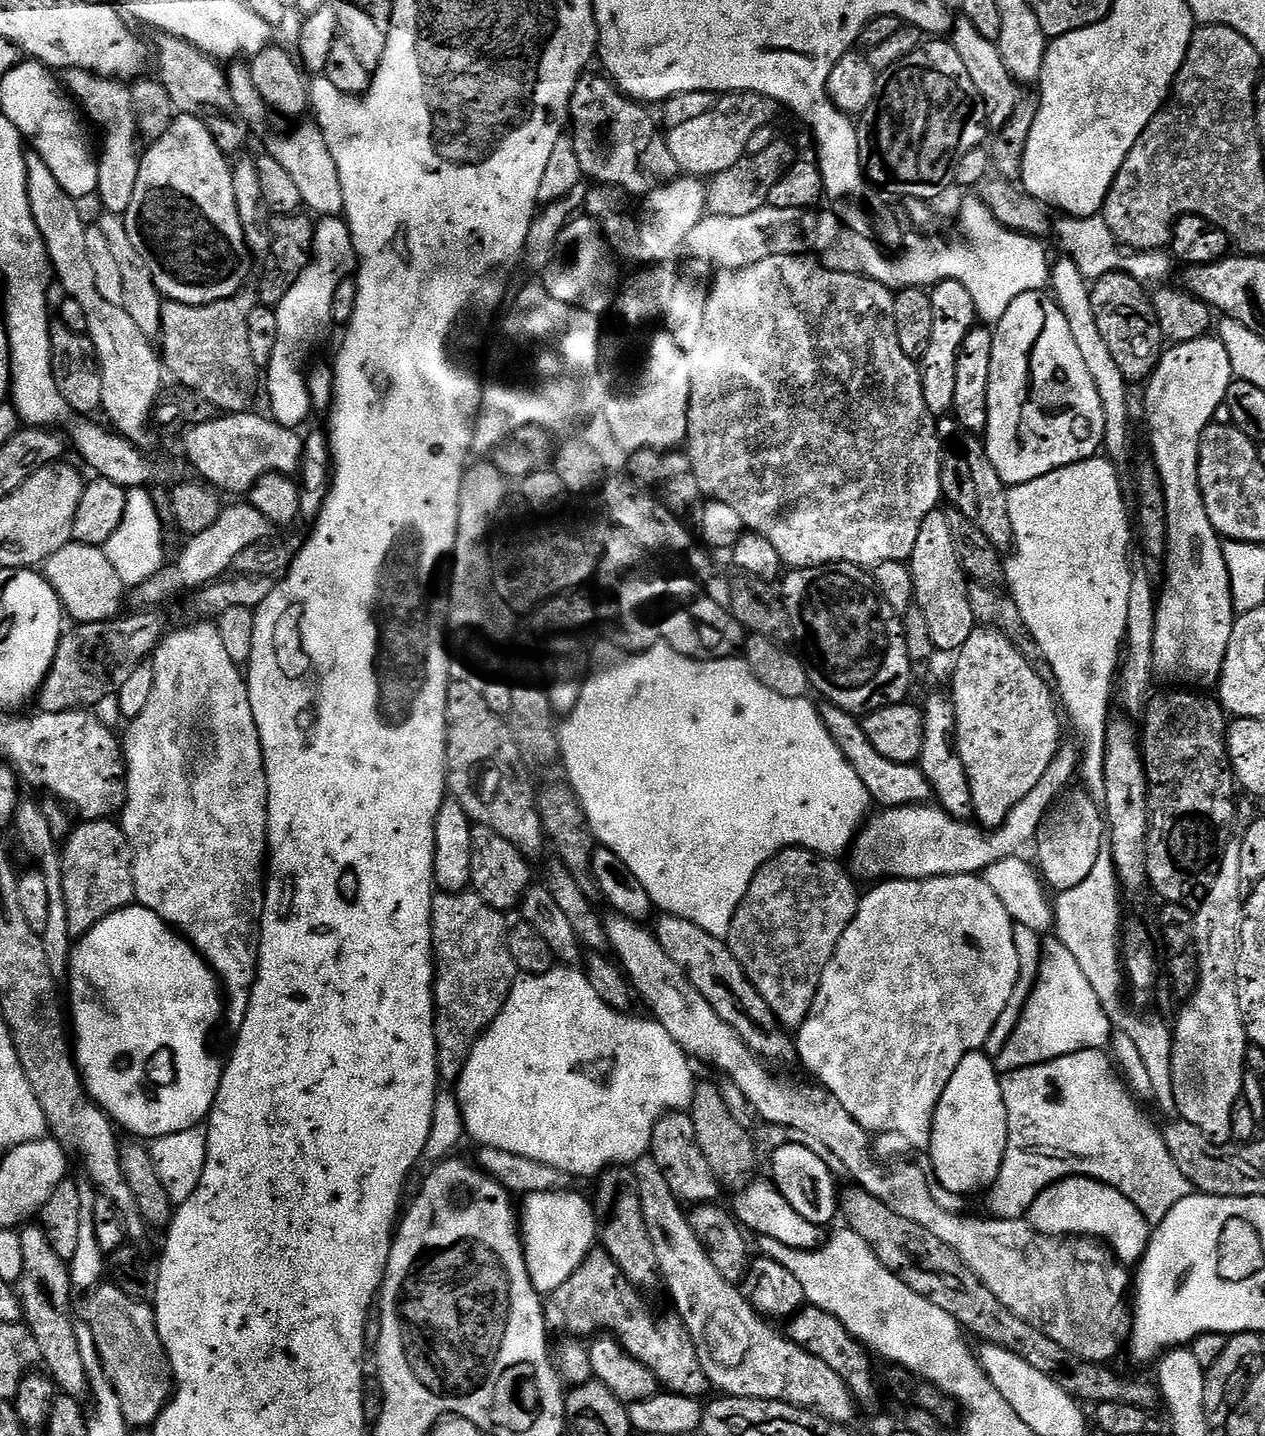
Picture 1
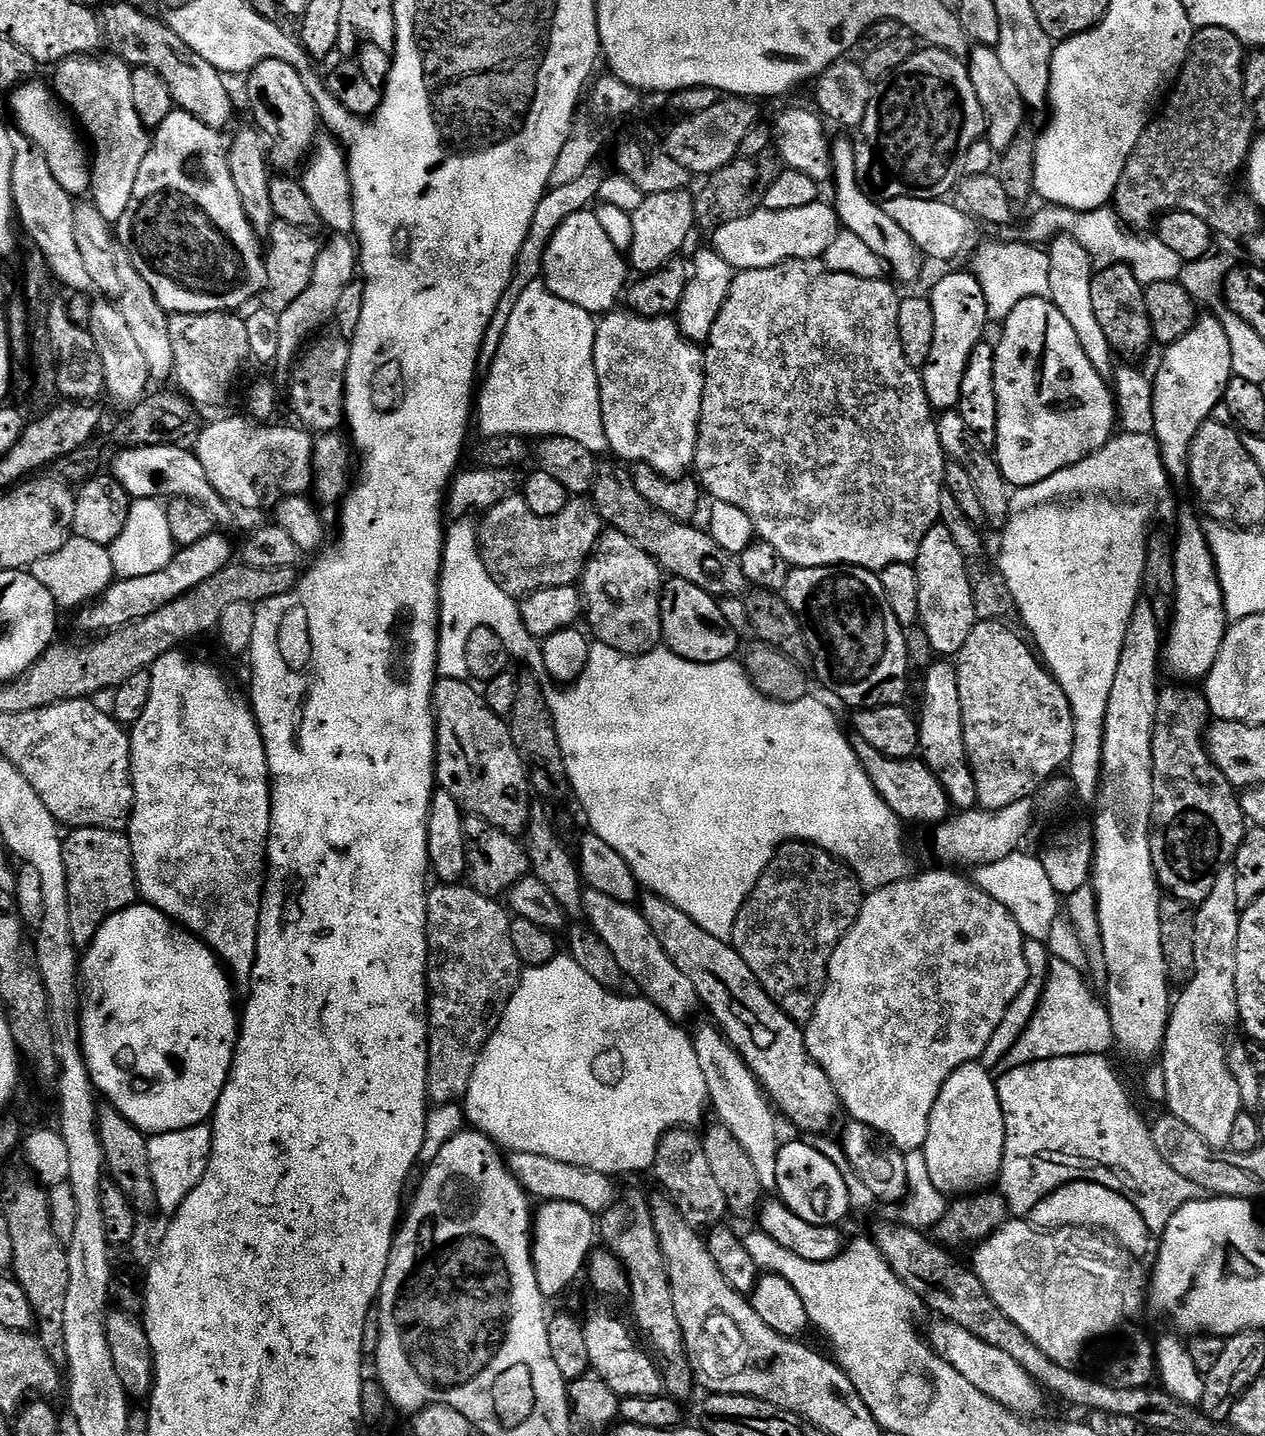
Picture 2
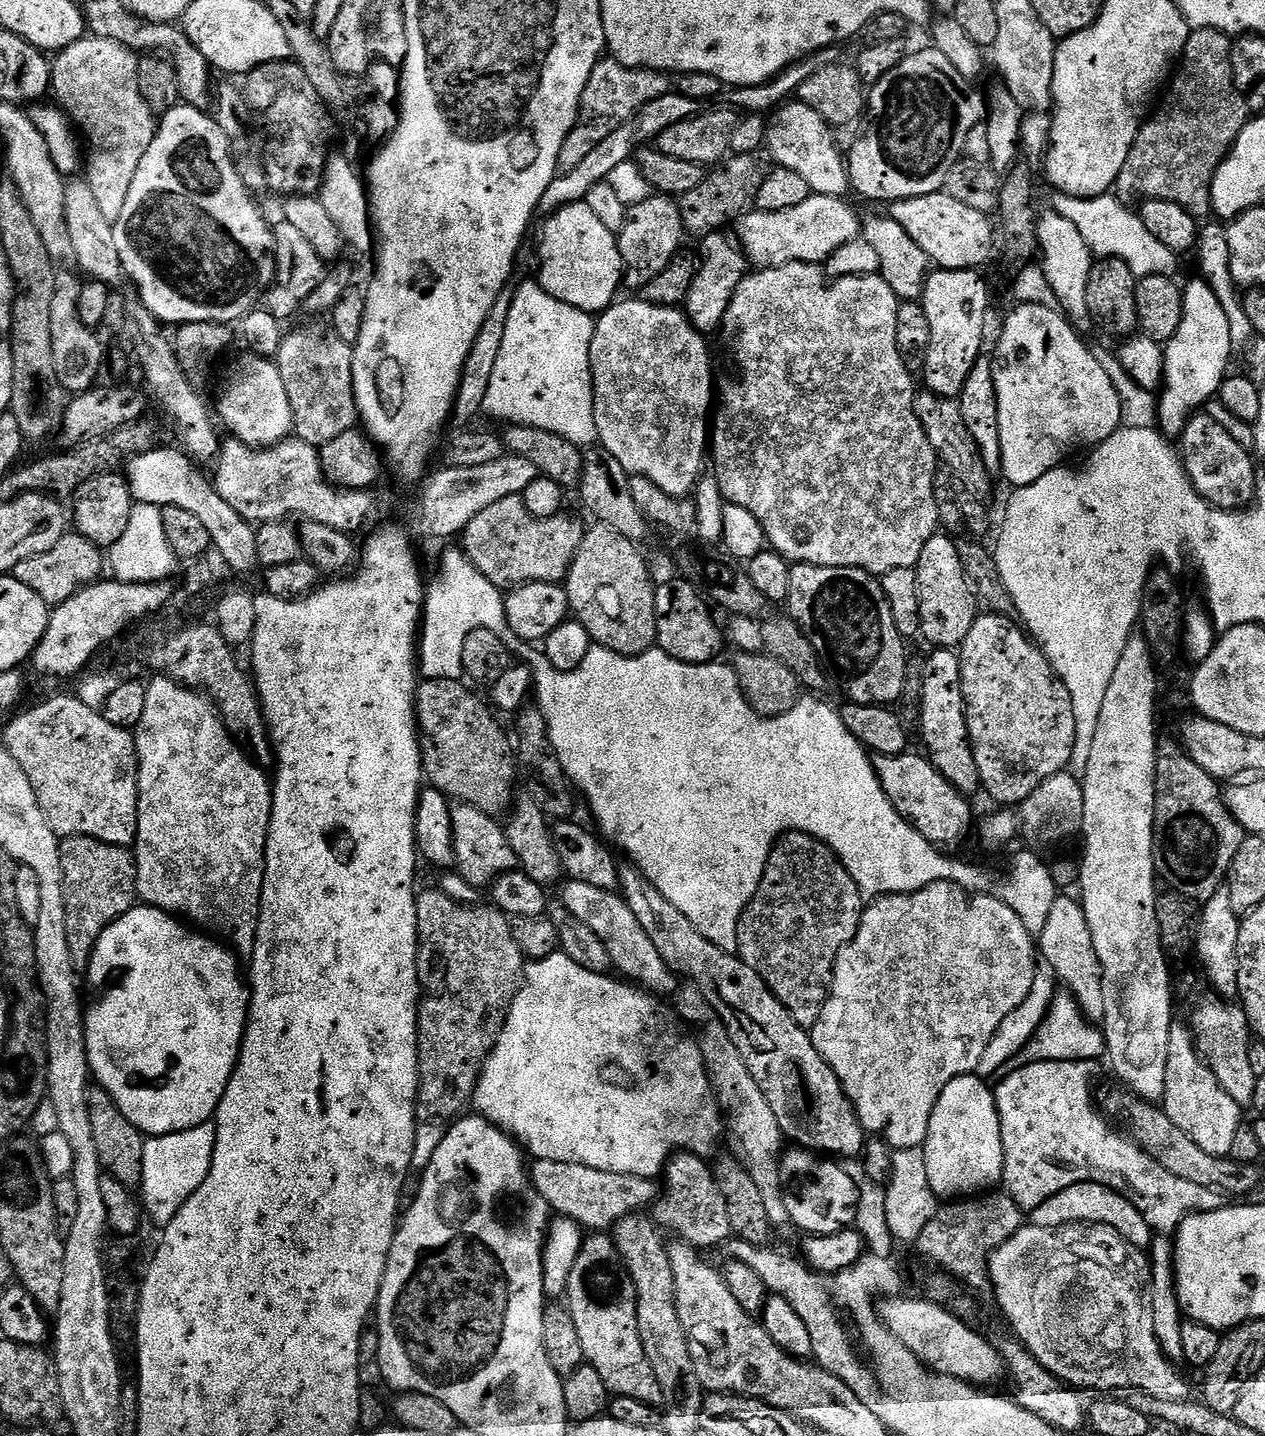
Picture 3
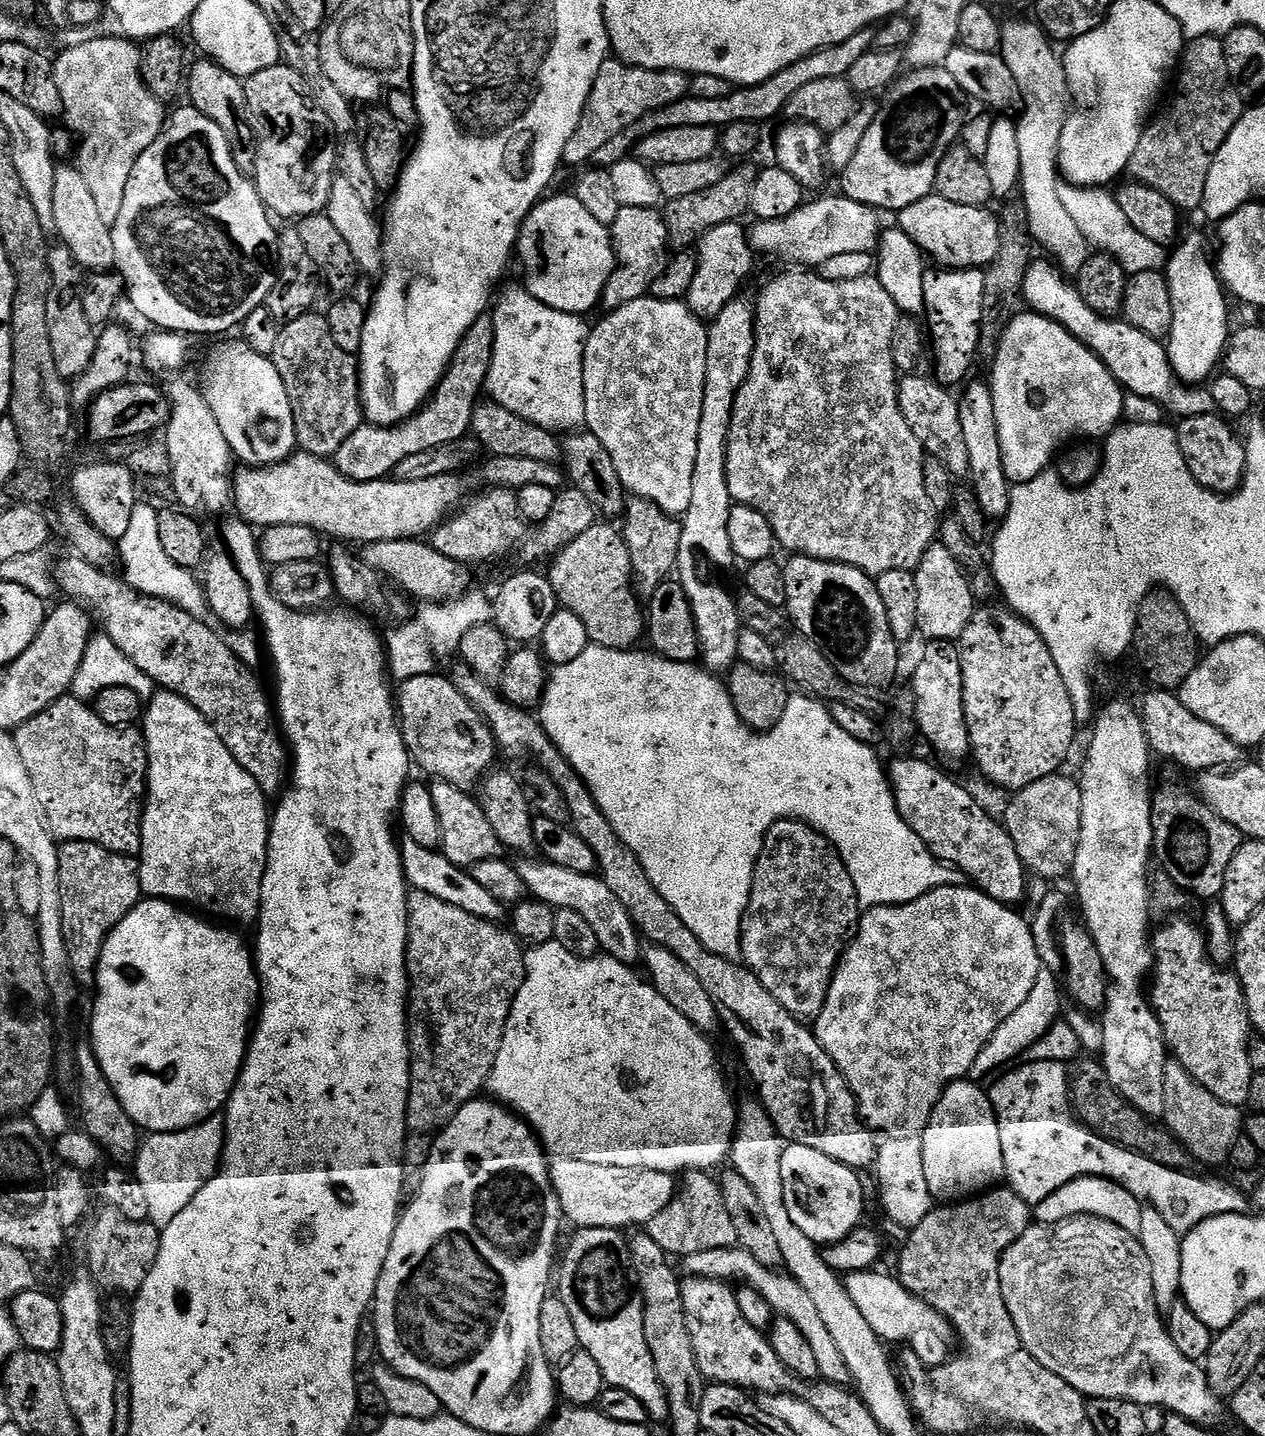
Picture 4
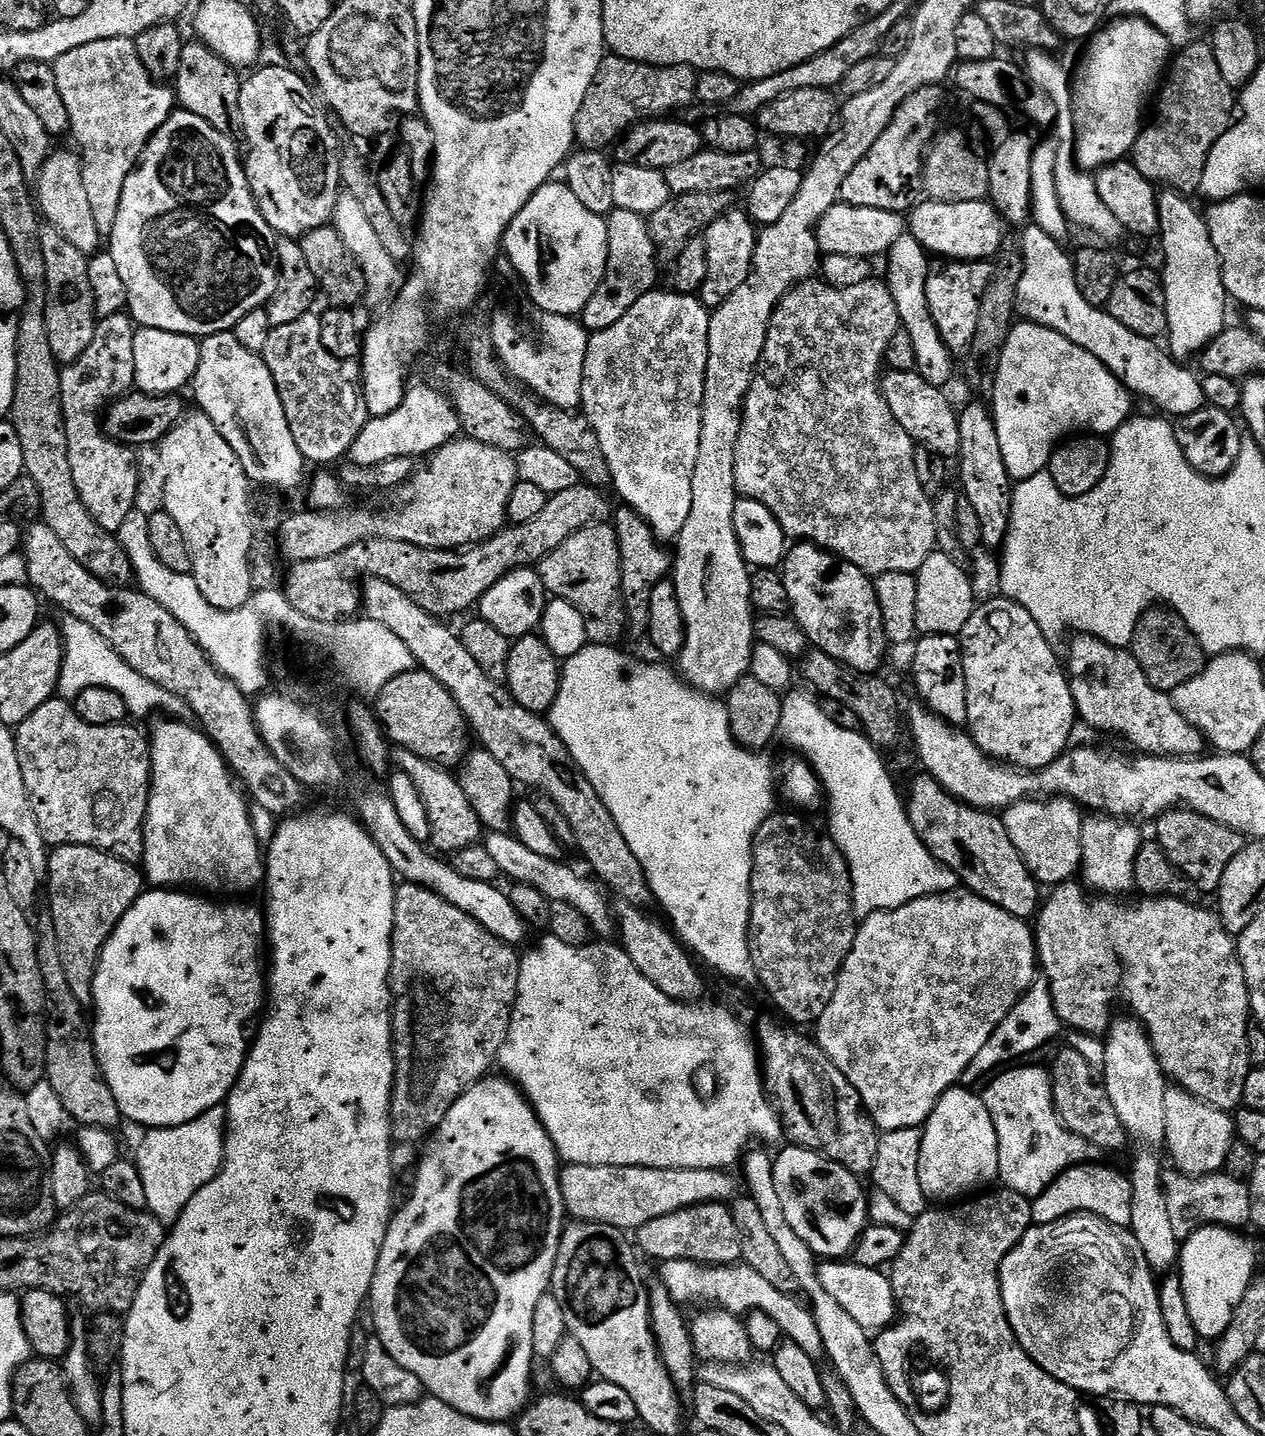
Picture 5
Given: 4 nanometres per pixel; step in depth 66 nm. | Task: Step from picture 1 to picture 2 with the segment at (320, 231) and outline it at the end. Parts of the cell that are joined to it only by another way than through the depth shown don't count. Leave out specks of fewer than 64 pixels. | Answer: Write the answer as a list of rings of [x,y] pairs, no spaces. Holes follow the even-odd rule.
[[[336,234],[328,239],[332,240],[323,241],[318,262],[314,262],[311,282],[306,285],[303,292],[297,294],[294,302],[290,302],[288,309],[280,313],[277,365],[291,365],[301,355],[305,345],[320,332],[319,328],[323,324],[333,323],[334,306],[338,306],[338,298],[342,290],[357,279],[358,248],[353,237],[348,234]]]

